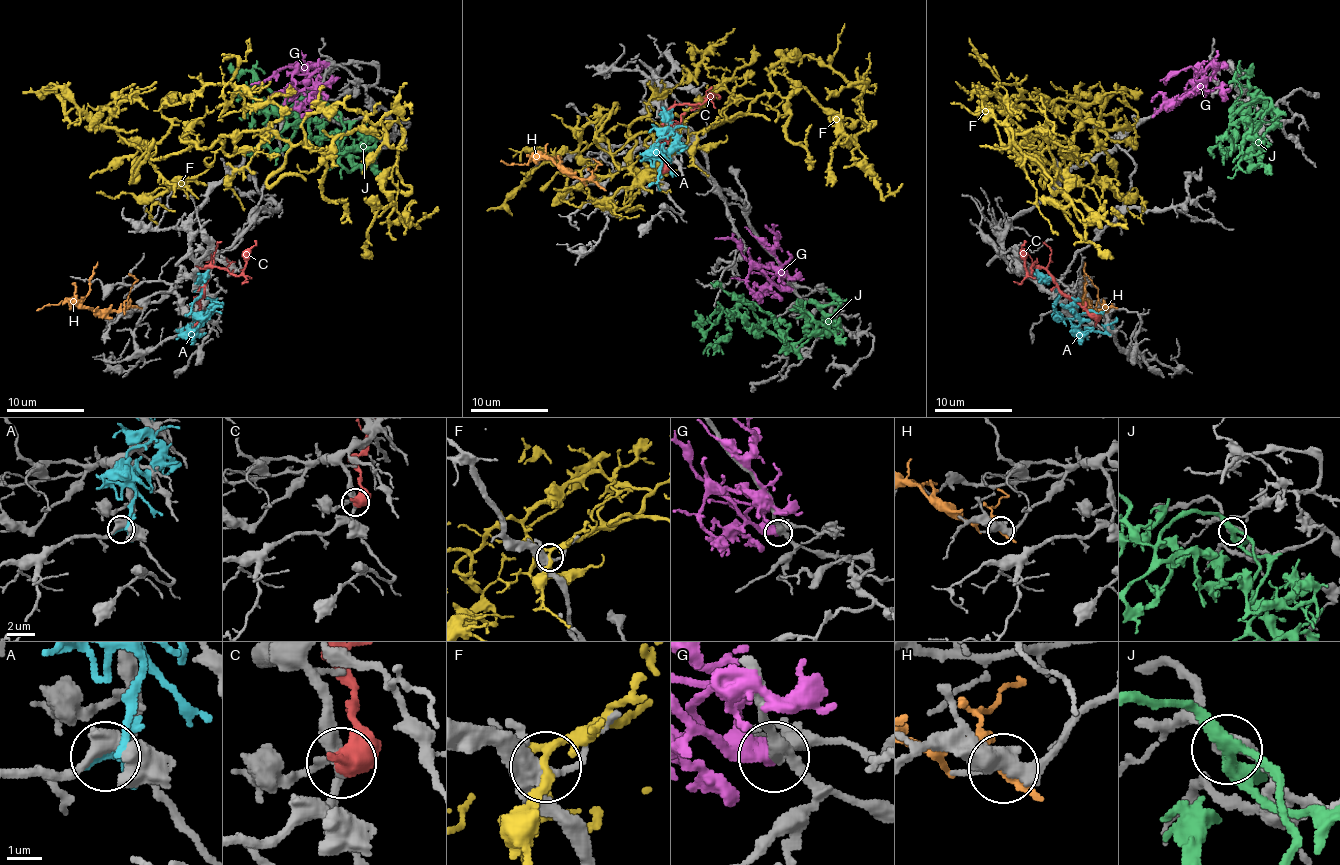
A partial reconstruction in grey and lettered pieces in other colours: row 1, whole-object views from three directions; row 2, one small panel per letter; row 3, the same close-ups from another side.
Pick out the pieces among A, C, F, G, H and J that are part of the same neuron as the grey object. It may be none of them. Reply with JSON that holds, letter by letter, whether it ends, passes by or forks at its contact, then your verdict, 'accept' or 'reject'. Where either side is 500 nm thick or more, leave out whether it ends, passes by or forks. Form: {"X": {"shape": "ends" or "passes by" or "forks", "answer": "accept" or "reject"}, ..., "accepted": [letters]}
{"A": {"shape": "passes by", "answer": "reject"}, "C": {"answer": "reject"}, "F": {"shape": "forks", "answer": "reject"}, "G": {"answer": "reject"}, "H": {"shape": "passes by", "answer": "reject"}, "J": {"shape": "forks", "answer": "reject"}, "accepted": []}

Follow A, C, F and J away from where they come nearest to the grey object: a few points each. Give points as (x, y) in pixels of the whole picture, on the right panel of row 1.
A: (1110, 327), (1081, 331), (1079, 316), (1063, 318), (1056, 310), (1059, 290), (1054, 281), (1034, 273)
C: (1096, 316), (1071, 300), (1050, 275), (1038, 267), (1032, 267), (1030, 275), (1024, 267), (1024, 240)
F: (1063, 174), (1042, 135), (1001, 141), (982, 104), (1083, 217), (1123, 224), (1110, 207)
J: (1275, 108), (1269, 98), (1257, 97), (1242, 108), (1230, 124), (1242, 120), (1251, 137), (1278, 126), (1282, 128)

